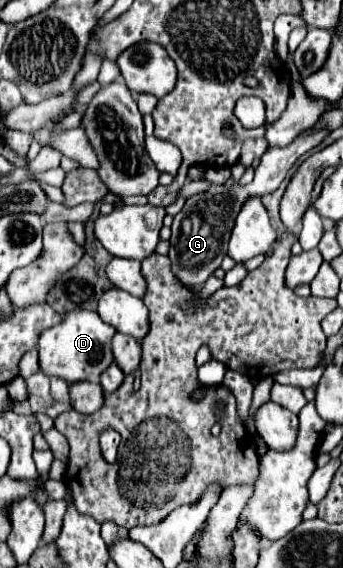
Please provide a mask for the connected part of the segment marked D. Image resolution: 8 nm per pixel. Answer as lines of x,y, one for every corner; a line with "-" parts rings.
68,311
64,315
64,319
42,331
40,335
40,369
46,375
54,375
60,377
68,383
76,383
76,381
84,381
90,379
92,375
100,375
112,361
112,335
116,333
116,329
108,323
104,323
96,311

